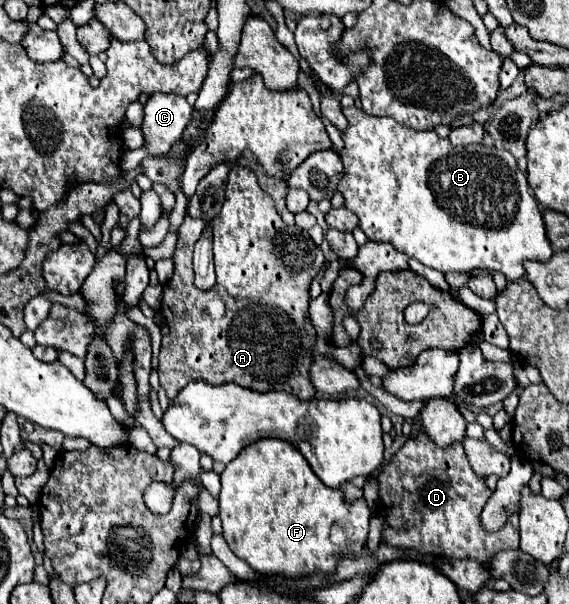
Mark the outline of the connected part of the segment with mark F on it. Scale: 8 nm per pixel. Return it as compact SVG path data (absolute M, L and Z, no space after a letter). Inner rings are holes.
M258 440L250 448L244 448L236 460L232 460L222 472L222 492L220 492L220 518L224 528L224 538L228 546L248 562L262 576L284 576L284 578L304 578L316 572L326 576L336 574L338 562L344 558L358 558L368 540L370 528L370 508L366 498L358 498L348 504L342 498L340 488L324 488L318 476L308 468L304 456L300 456L298 448L284 440ZM336 522L344 522L348 528L354 528L354 536L346 540L342 546L334 546L330 540L330 530Z

